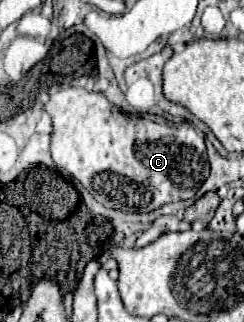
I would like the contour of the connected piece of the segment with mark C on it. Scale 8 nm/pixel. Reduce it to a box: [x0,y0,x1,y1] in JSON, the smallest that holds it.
[44,86,210,212]

